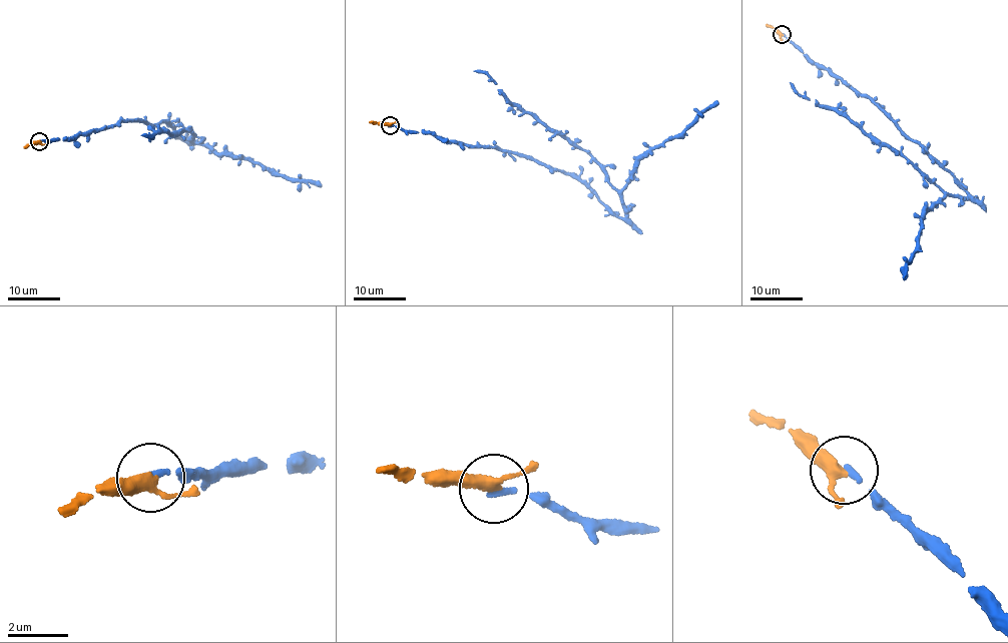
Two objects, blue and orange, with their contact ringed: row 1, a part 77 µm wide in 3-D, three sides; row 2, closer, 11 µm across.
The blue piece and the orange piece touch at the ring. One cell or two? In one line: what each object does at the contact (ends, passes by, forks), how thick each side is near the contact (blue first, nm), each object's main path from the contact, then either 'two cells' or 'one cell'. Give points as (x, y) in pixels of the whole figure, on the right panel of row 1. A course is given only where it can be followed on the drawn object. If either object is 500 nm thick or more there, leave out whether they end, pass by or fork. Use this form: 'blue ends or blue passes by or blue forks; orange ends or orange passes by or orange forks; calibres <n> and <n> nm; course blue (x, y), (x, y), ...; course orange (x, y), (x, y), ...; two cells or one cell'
blue ends; orange passes by; calibres 220 and 320 nm; course blue (783, 34), (867, 97), (953, 175), (967, 197), (951, 196), (888, 145), (848, 117), (805, 98), (790, 83); course orange (783, 34), (766, 24); one cell

